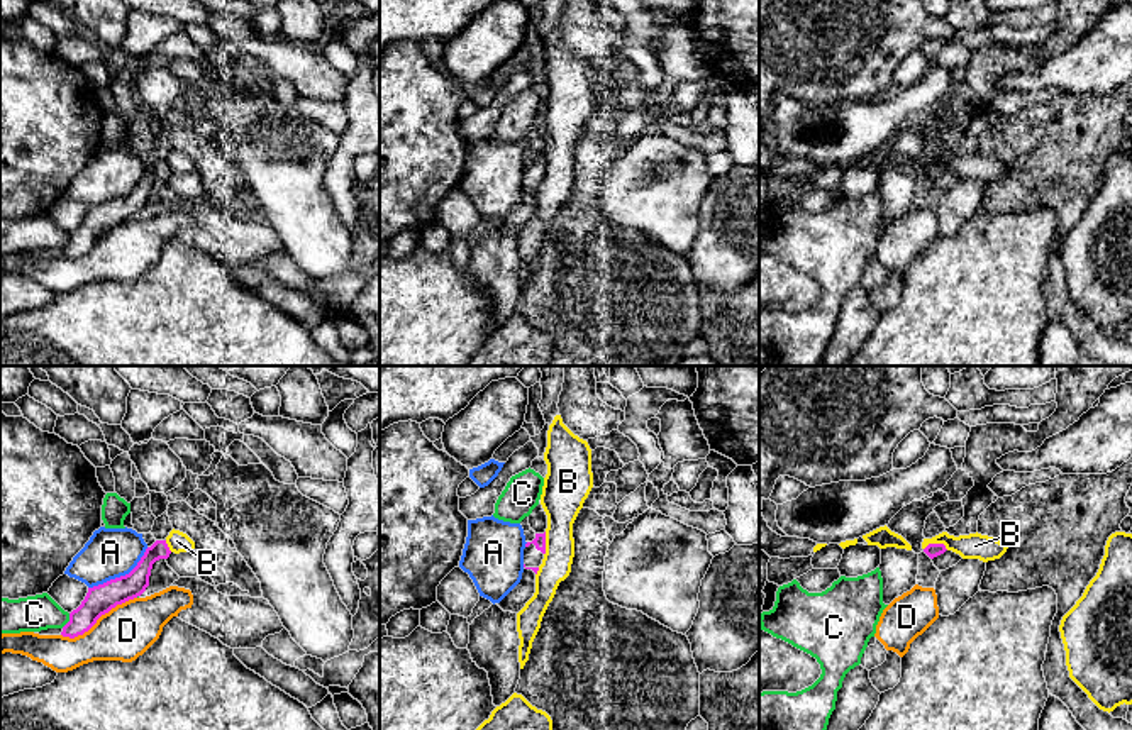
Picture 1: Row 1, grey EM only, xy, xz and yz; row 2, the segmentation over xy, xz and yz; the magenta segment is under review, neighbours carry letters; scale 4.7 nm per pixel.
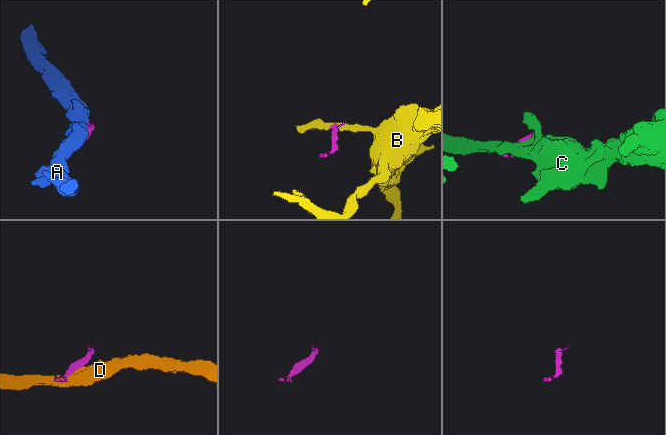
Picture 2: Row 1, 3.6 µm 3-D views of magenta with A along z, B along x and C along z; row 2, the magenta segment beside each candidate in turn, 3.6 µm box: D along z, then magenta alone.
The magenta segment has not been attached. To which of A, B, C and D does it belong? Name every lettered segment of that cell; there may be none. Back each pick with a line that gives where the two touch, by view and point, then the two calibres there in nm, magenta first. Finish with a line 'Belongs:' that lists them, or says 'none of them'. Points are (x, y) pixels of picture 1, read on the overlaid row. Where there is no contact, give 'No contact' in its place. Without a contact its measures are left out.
Belongs: none of them

